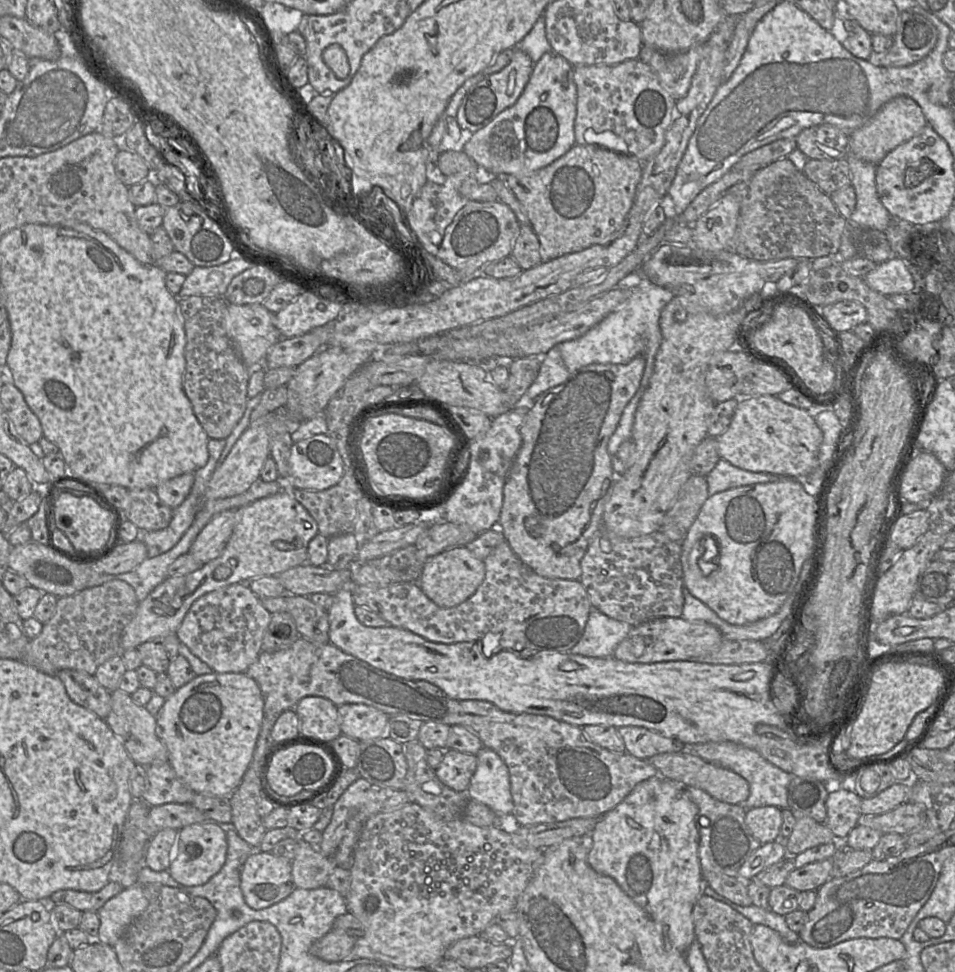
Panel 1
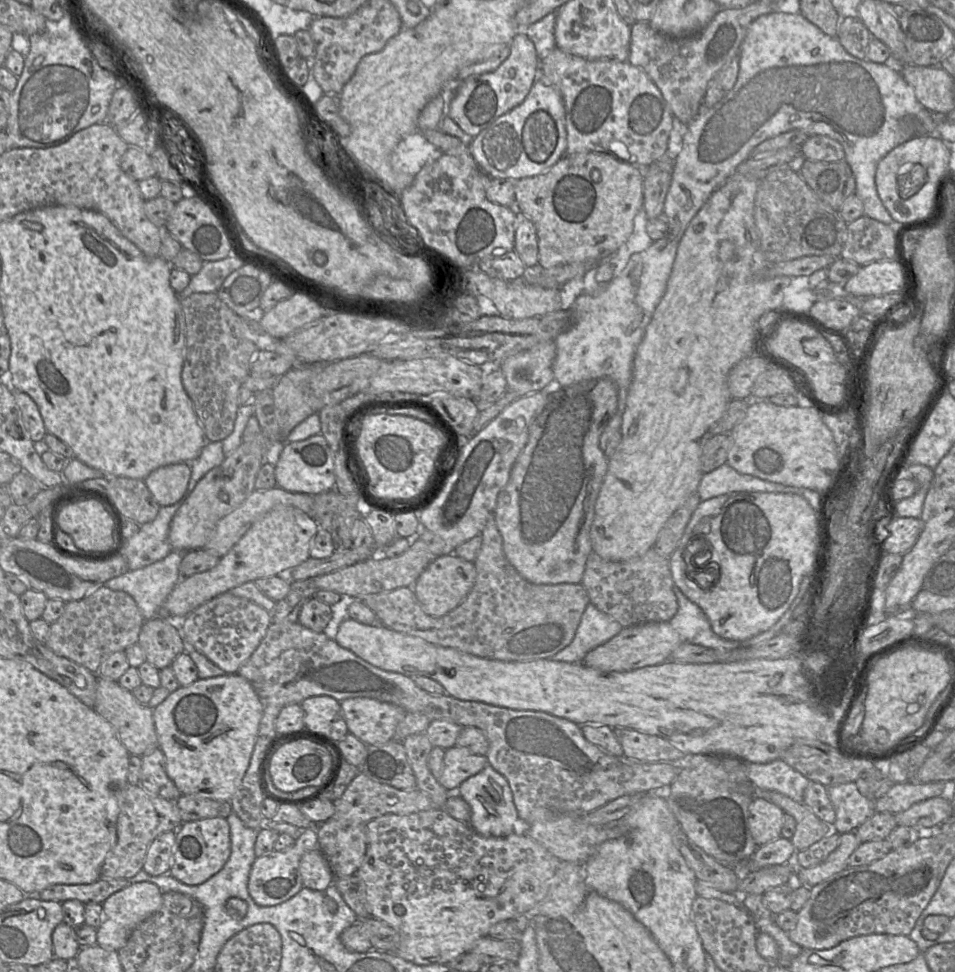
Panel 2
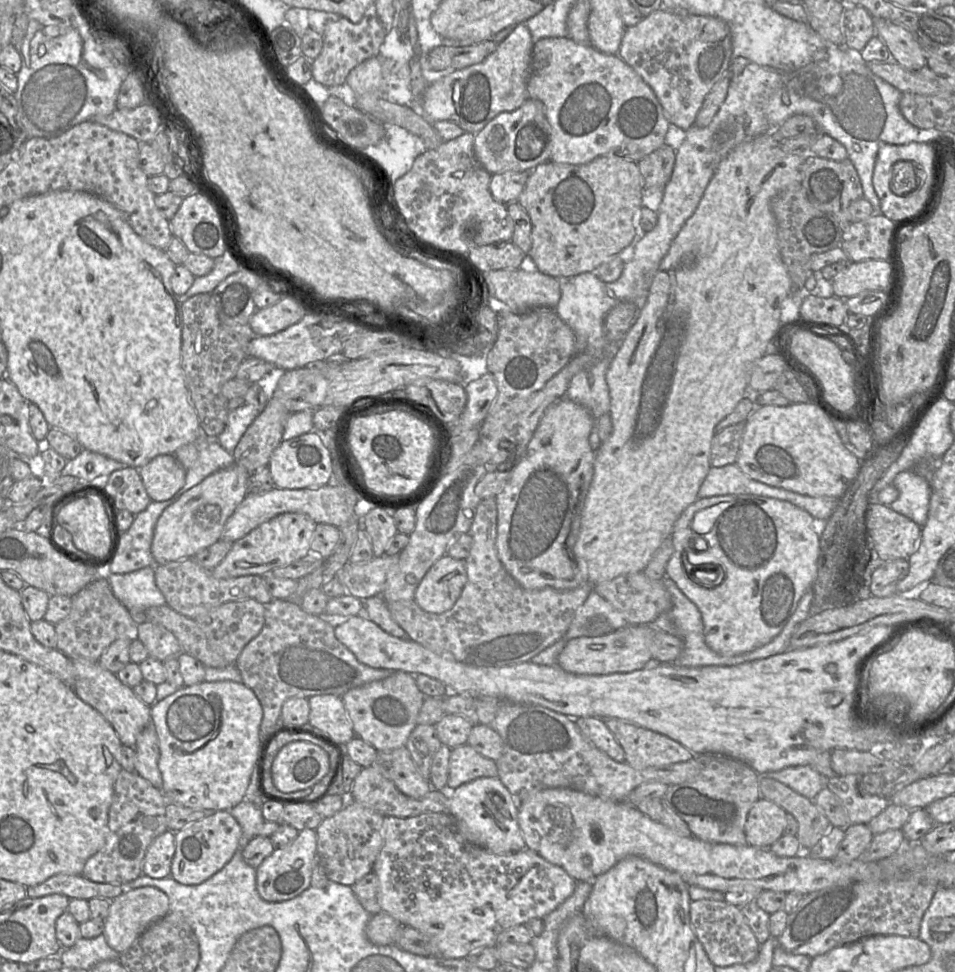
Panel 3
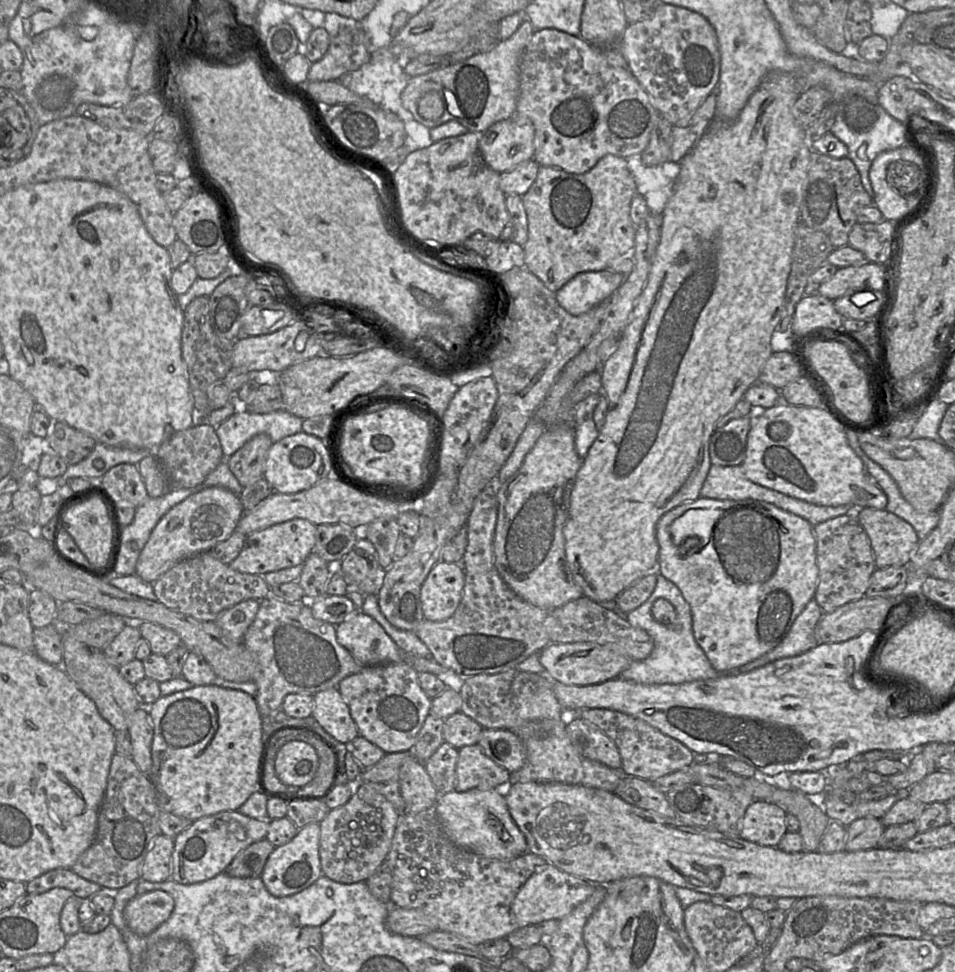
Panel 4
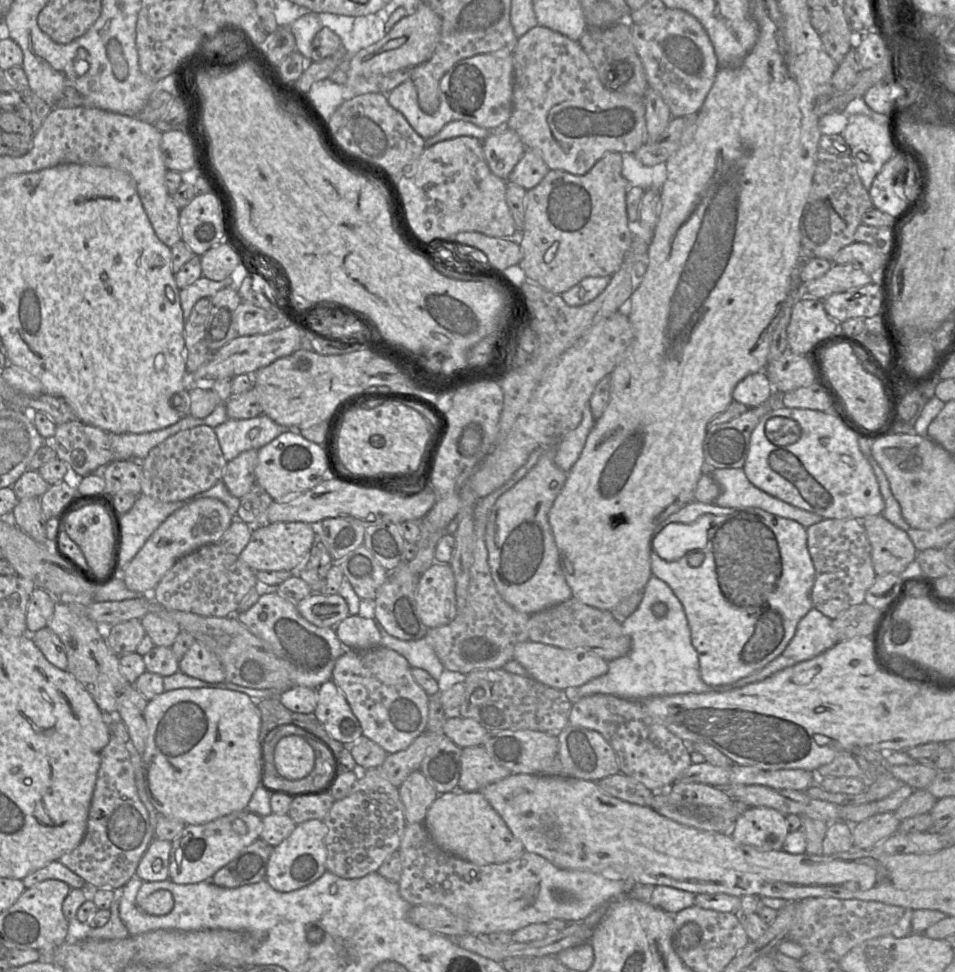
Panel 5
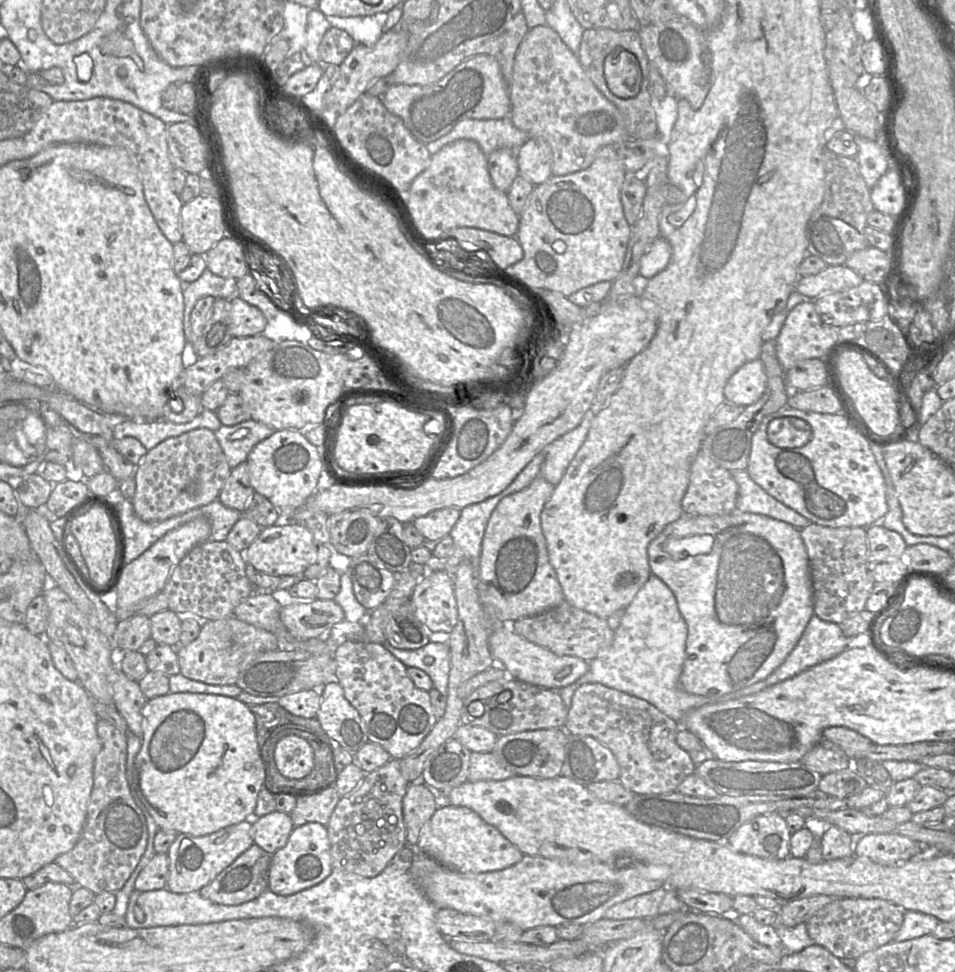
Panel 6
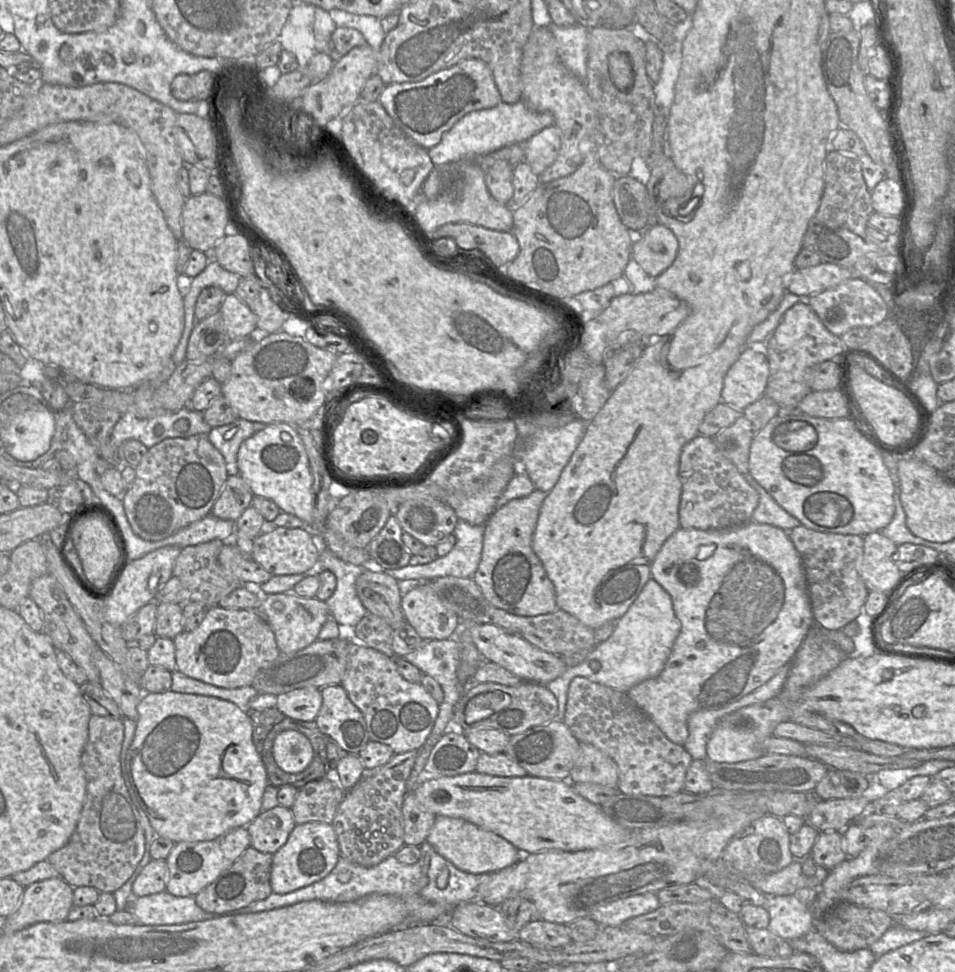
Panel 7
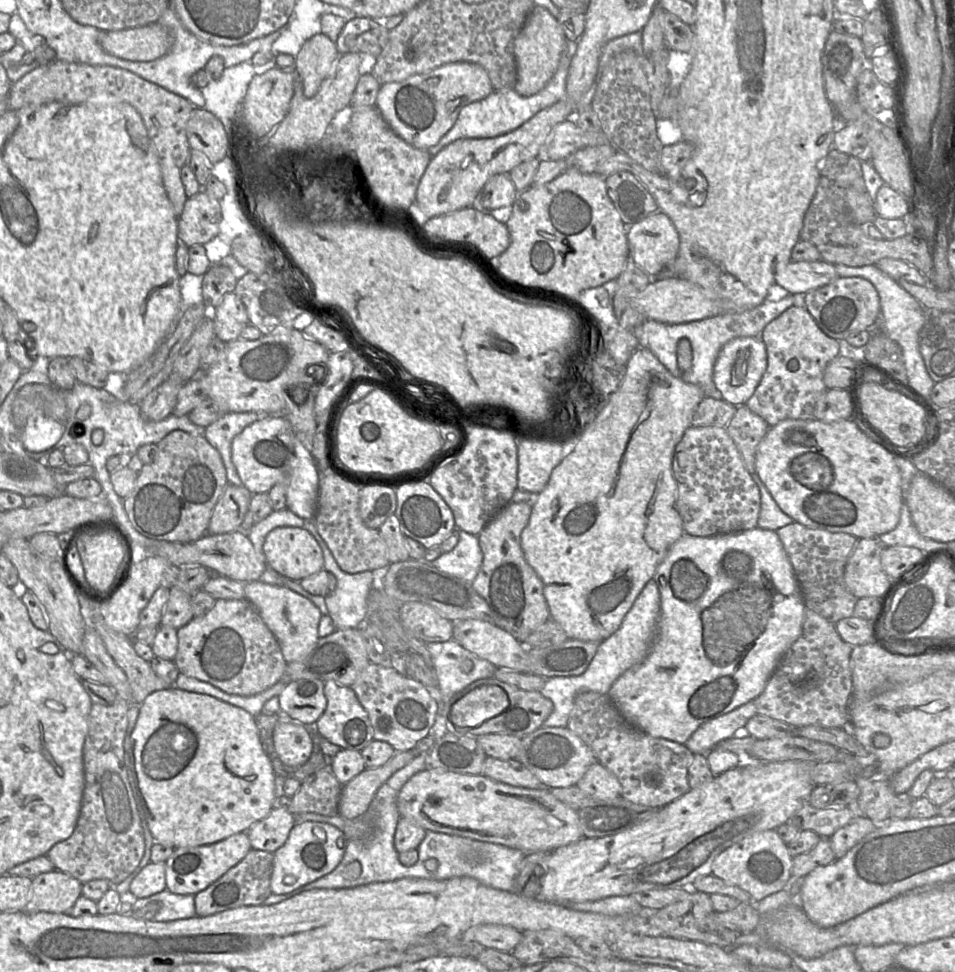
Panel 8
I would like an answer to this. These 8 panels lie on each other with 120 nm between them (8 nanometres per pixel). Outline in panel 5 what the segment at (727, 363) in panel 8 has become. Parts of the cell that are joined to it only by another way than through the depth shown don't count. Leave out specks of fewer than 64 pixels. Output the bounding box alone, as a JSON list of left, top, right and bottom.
[734,371,775,408]

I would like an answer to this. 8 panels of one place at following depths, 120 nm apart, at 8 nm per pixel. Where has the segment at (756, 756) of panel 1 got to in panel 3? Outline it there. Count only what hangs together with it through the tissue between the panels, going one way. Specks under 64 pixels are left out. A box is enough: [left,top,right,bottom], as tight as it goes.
[758,765,826,800]

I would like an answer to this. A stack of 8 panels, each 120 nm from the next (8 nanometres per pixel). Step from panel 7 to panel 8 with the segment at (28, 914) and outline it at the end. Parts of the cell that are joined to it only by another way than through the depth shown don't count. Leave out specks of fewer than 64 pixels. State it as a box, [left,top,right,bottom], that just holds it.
[23,869,82,913]

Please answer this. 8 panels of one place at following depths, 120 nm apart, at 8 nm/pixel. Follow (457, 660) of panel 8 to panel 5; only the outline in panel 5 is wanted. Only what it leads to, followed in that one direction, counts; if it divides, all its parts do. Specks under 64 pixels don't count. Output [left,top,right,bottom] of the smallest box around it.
[376,620,444,682]

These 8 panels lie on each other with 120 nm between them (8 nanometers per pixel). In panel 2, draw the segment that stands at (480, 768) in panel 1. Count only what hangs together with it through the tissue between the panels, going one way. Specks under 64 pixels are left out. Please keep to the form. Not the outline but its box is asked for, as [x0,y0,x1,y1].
[456,764,520,837]

